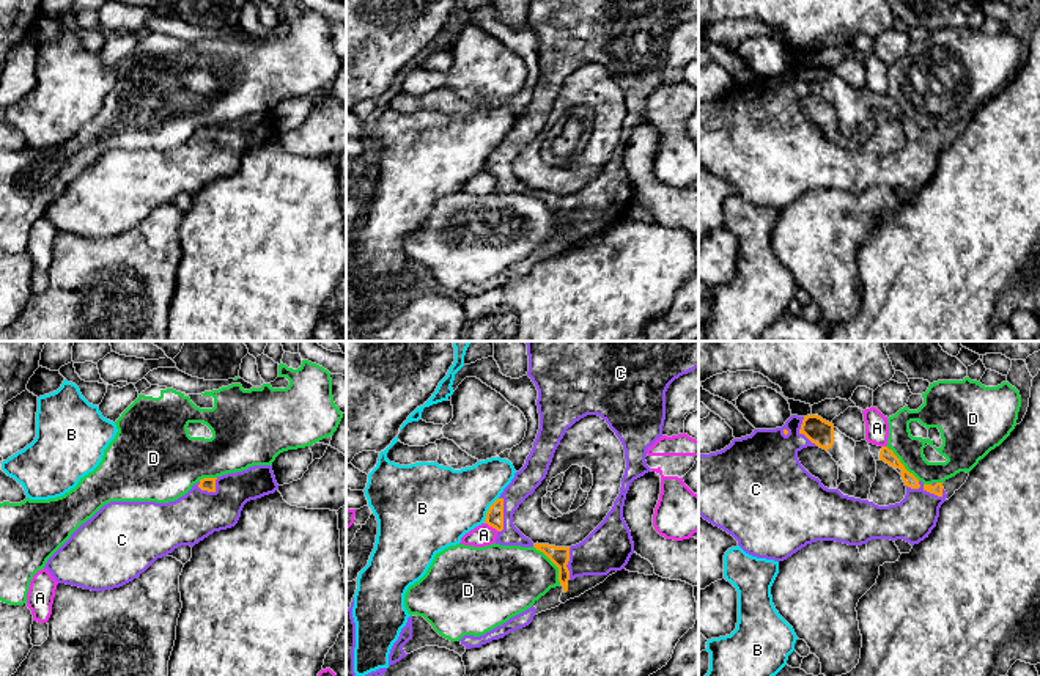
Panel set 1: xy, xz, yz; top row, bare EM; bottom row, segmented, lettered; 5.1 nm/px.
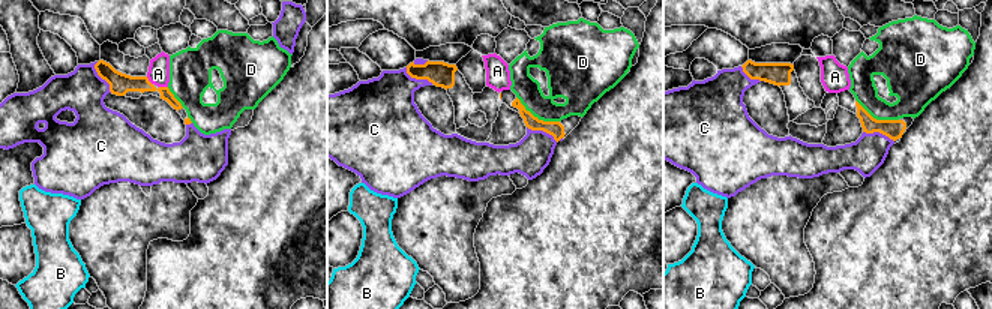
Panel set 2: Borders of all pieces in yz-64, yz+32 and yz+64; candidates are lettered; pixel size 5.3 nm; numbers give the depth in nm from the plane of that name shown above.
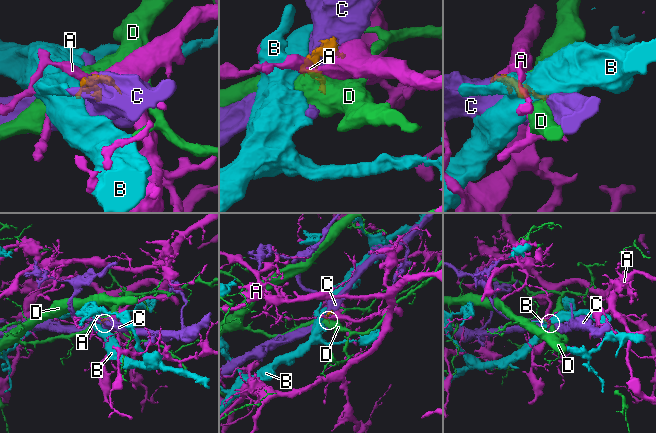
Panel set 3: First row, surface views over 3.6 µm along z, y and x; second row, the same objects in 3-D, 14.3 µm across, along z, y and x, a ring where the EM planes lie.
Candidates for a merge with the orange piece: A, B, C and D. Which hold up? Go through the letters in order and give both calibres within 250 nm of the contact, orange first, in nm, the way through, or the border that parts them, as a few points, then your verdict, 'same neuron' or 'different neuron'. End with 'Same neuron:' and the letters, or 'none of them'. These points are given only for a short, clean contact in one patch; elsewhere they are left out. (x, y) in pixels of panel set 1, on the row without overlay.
A: 100/110 nm | different neuron
B: 100/400 nm | along xz (497, 145), (483, 170) | different neuron
C: 60/220 nm | same neuron
D: 100/360 nm | along xz (534, 194), (557, 216), (557, 228), (560, 231) | different neuron
Same neuron: C

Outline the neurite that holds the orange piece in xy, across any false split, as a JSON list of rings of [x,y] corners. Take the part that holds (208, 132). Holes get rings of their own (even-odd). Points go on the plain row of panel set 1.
[[[272,113],[203,126],[175,149],[110,149],[47,208],[58,231],[120,236],[157,206],[238,171],[244,152],[278,137]]]

